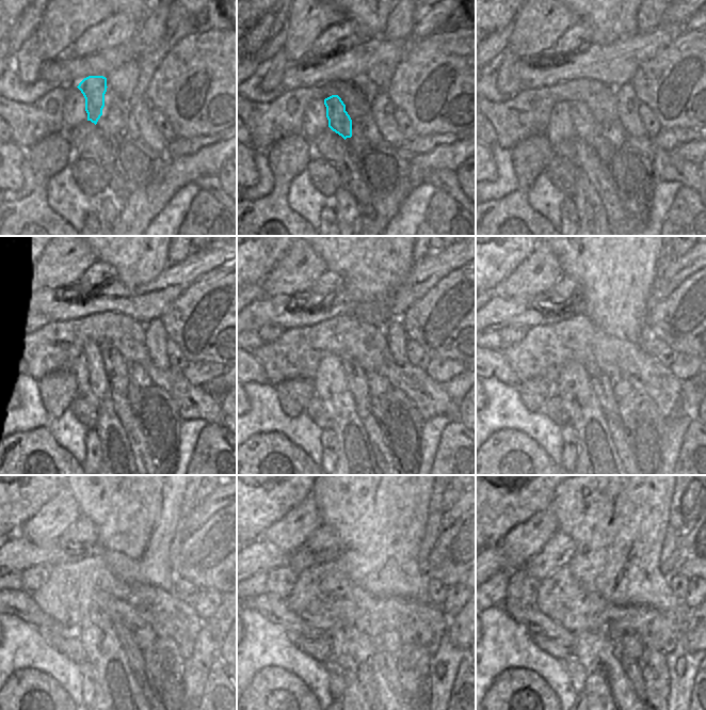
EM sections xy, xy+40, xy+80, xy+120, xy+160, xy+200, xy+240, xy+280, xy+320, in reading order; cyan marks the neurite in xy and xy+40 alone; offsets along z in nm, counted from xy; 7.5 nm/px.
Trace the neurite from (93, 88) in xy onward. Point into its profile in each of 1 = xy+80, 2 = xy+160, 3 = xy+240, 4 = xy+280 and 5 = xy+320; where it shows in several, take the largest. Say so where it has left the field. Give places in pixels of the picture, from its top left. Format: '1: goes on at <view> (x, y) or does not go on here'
1: goes on at xy+80 (586, 127)
2: goes on at xy+160 (356, 378)
3: goes on at xy+240 (126, 636)
4: goes on at xy+280 (387, 662)
5: goes on at xy+320 (630, 667)

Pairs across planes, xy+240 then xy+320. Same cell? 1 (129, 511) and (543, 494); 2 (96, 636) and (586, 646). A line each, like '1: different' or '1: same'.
1: different
2: same

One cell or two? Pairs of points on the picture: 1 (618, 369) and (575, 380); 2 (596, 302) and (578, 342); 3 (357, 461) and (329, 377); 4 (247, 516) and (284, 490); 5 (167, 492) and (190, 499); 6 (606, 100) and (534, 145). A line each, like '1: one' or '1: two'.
1: two
2: two
3: one
4: one
5: two
6: two

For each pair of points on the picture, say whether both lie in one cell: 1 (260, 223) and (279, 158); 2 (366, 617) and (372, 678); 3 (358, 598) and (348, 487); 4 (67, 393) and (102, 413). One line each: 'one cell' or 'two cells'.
1: one cell
2: two cells
3: two cells
4: two cells

